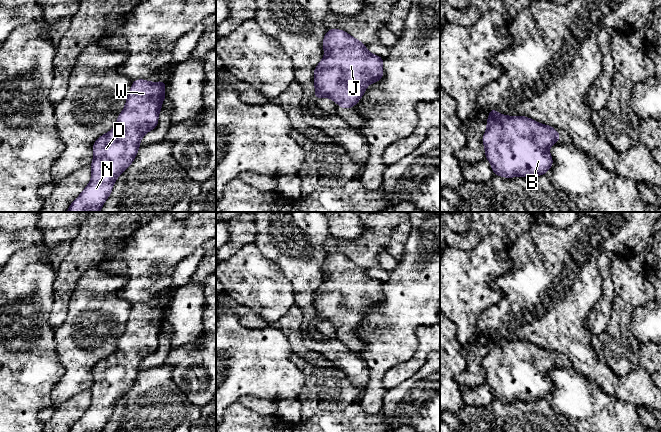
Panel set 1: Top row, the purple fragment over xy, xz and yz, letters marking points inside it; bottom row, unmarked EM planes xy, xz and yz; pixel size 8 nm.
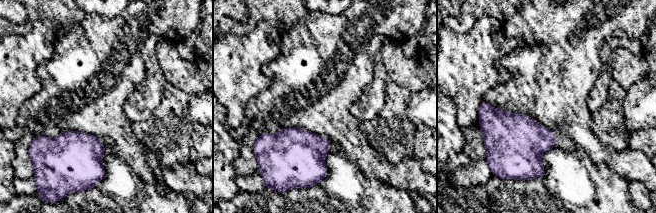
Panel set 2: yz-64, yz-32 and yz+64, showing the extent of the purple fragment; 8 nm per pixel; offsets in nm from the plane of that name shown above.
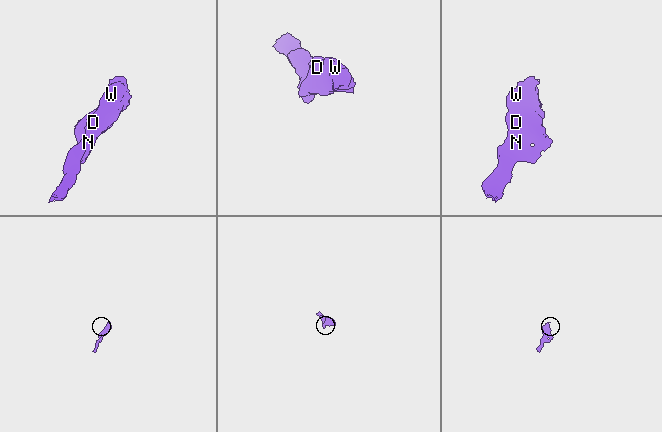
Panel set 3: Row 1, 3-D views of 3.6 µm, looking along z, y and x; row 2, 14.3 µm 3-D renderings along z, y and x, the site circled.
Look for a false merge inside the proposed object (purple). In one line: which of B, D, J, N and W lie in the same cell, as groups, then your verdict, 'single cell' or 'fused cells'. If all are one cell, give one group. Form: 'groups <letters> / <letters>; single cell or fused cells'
groups B D J N W; single cell

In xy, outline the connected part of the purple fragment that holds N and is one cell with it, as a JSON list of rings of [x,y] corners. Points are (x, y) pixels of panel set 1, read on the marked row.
[[[134,80],[115,127],[93,144],[92,177],[66,212],[99,212],[115,180],[133,162],[142,137],[158,125],[166,81]]]

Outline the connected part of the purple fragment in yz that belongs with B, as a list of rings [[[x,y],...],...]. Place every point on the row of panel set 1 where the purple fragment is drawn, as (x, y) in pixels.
[[[495,108],[490,109],[486,123],[487,130],[482,137],[482,143],[493,174],[505,178],[534,177],[545,175],[553,166],[549,148],[560,140],[561,135],[552,126],[540,124],[526,116],[501,115]]]

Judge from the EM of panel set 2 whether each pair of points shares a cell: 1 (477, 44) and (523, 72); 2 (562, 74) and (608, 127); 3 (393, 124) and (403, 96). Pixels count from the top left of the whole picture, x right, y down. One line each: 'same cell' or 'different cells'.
1: different cells
2: different cells
3: same cell

